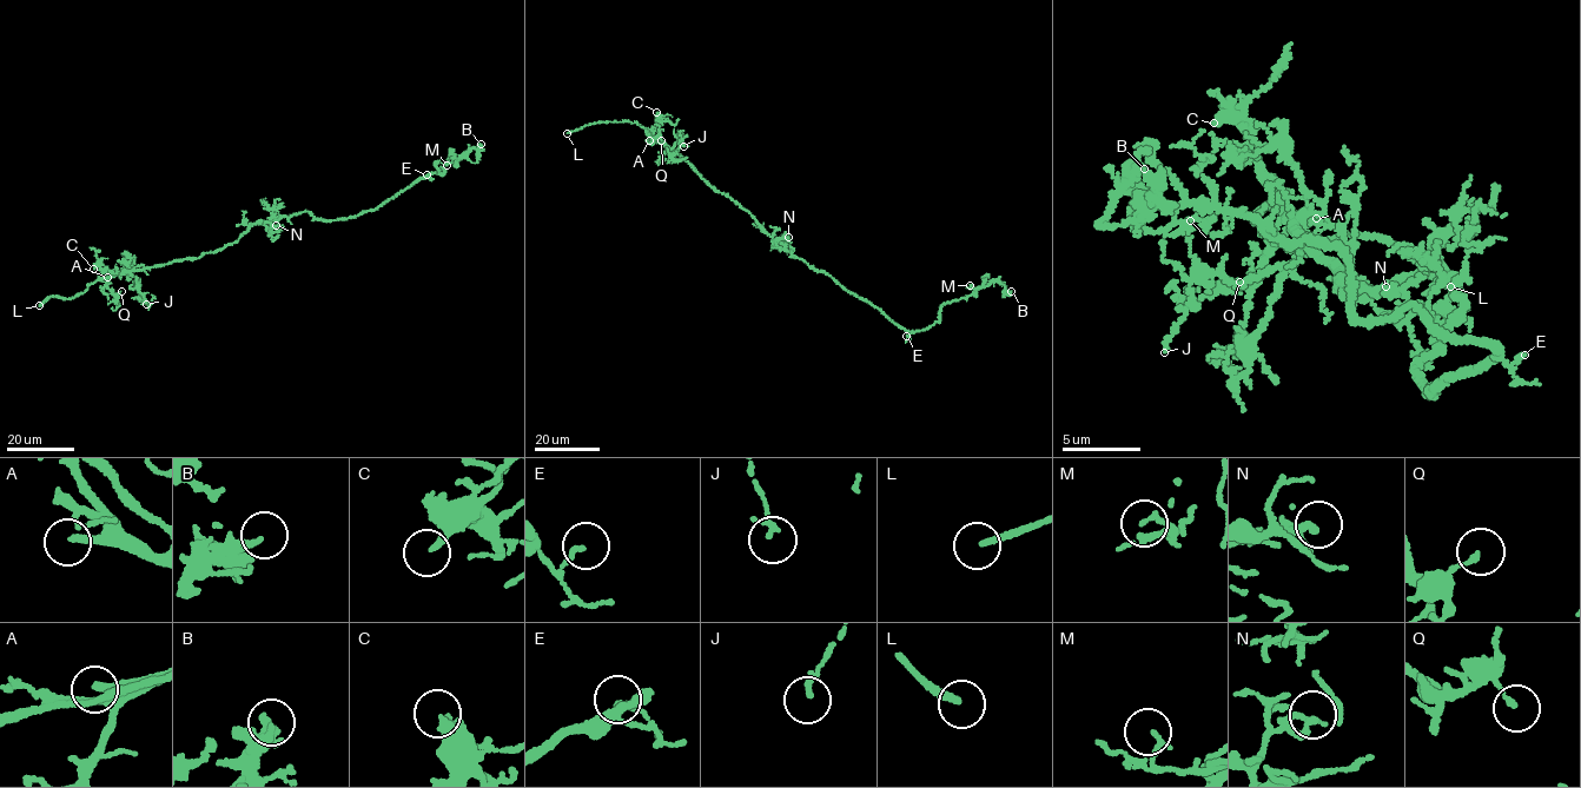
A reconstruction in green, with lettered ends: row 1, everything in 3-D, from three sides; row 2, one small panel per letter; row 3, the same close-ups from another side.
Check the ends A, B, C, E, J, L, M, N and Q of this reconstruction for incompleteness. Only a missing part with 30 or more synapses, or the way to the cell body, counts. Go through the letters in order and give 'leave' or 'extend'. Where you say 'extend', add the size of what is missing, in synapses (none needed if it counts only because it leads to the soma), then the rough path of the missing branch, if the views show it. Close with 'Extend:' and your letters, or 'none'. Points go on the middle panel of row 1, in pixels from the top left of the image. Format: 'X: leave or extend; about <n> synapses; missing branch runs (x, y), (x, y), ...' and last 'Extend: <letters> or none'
A: extend; about 80 synapses; missing branch runs (649, 140), (639, 140), (636, 136), (650, 120)
B: leave
C: leave
E: leave
J: leave
L: extend
M: leave
N: leave
Q: leave
Extend: A, L

